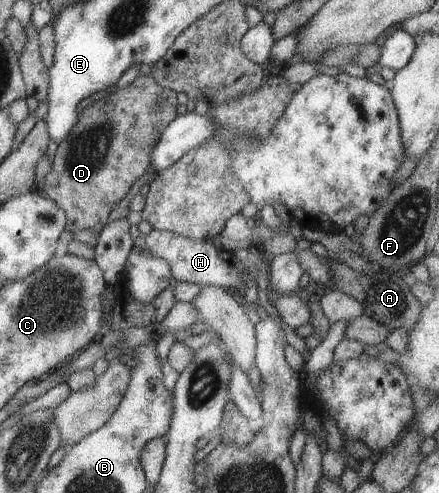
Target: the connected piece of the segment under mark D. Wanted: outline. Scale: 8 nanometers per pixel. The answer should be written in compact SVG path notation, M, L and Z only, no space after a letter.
M137 75L124 88L117 88L115 92L95 100L92 106L84 108L78 114L78 122L72 126L66 138L57 144L50 172L46 173L38 186L42 194L52 199L65 212L66 230L70 233L79 230L99 232L109 221L108 214L114 205L124 198L132 182L148 171L150 152L165 126L177 117L177 104L173 90L161 87L150 75Z

